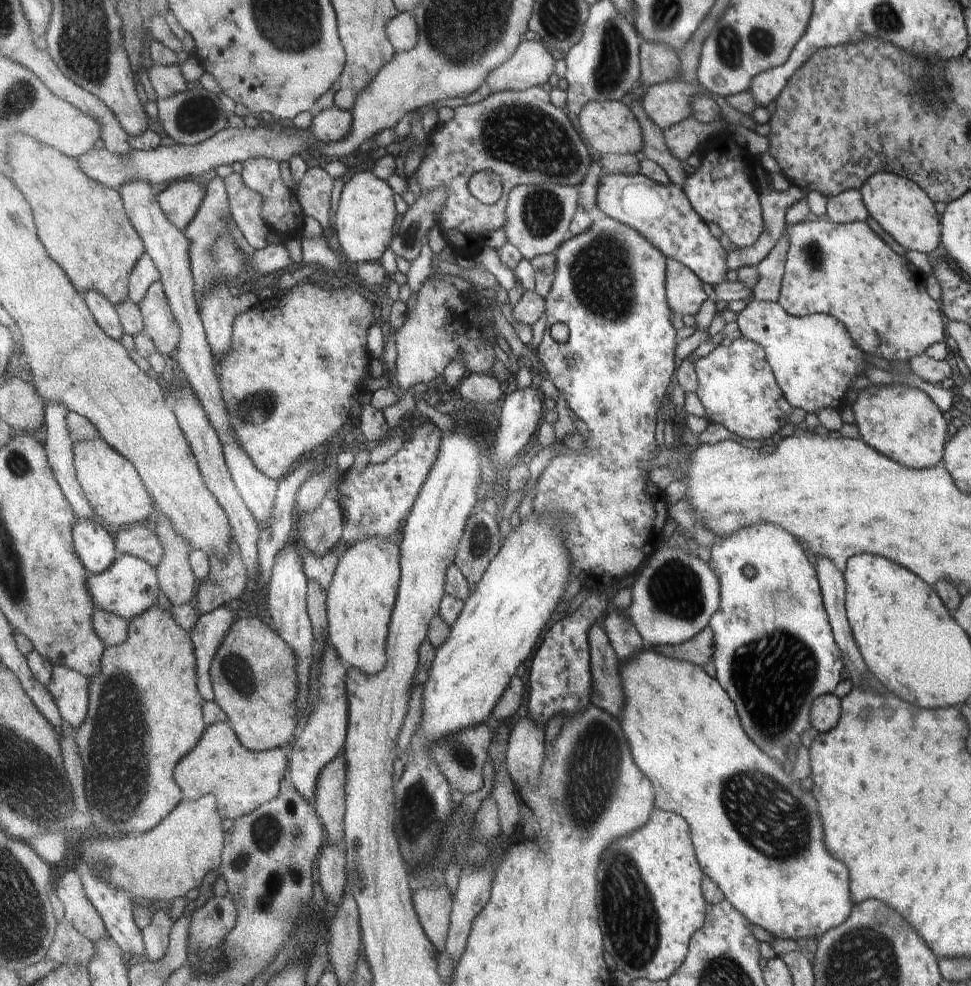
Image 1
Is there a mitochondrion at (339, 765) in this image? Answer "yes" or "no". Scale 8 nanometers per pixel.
no

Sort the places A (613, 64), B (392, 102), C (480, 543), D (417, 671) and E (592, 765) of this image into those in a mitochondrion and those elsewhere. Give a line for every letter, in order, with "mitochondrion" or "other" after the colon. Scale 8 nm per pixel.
A: mitochondrion
B: other
C: mitochondrion
D: other
E: mitochondrion

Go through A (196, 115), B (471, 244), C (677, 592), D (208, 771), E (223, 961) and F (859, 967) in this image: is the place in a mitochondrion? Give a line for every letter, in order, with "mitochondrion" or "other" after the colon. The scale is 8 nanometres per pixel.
A: mitochondrion
B: other
C: mitochondrion
D: other
E: other
F: mitochondrion

